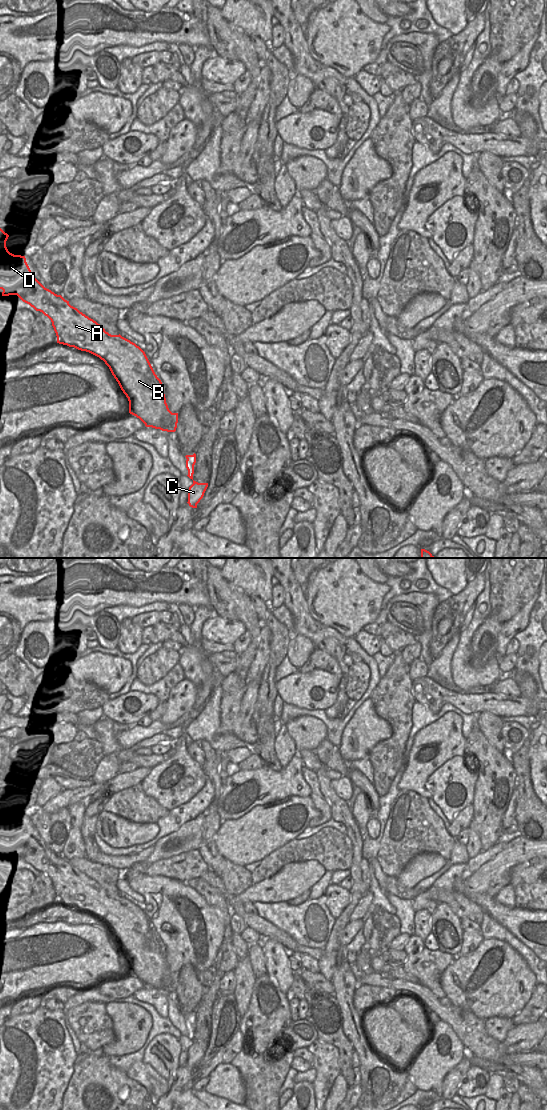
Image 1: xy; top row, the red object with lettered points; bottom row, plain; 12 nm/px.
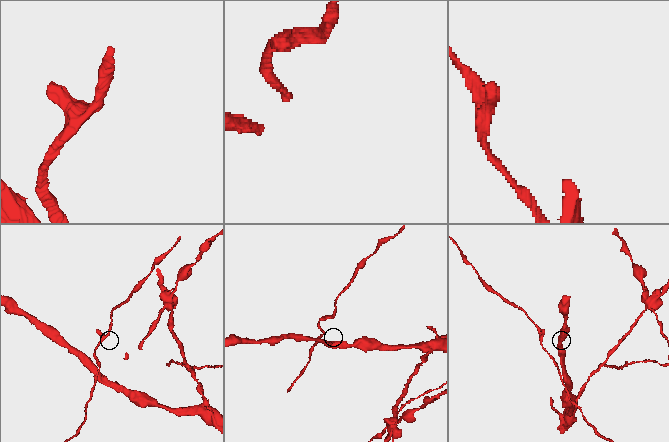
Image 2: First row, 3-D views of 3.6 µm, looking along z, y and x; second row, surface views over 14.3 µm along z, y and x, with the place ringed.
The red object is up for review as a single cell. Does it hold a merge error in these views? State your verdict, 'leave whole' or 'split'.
split

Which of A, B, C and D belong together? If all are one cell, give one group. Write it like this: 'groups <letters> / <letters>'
groups A B D / C

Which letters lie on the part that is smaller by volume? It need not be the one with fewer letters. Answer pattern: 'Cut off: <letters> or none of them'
Cut off: C

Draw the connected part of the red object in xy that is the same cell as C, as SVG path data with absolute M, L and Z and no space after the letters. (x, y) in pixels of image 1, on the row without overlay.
M193 1040L193 1044L188 1050L188 1064L192 1068L197 1068L197 1064L203 1058L204 1053L208 1047L208 1043L198 1043Z

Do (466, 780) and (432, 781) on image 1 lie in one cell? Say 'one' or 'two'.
one

